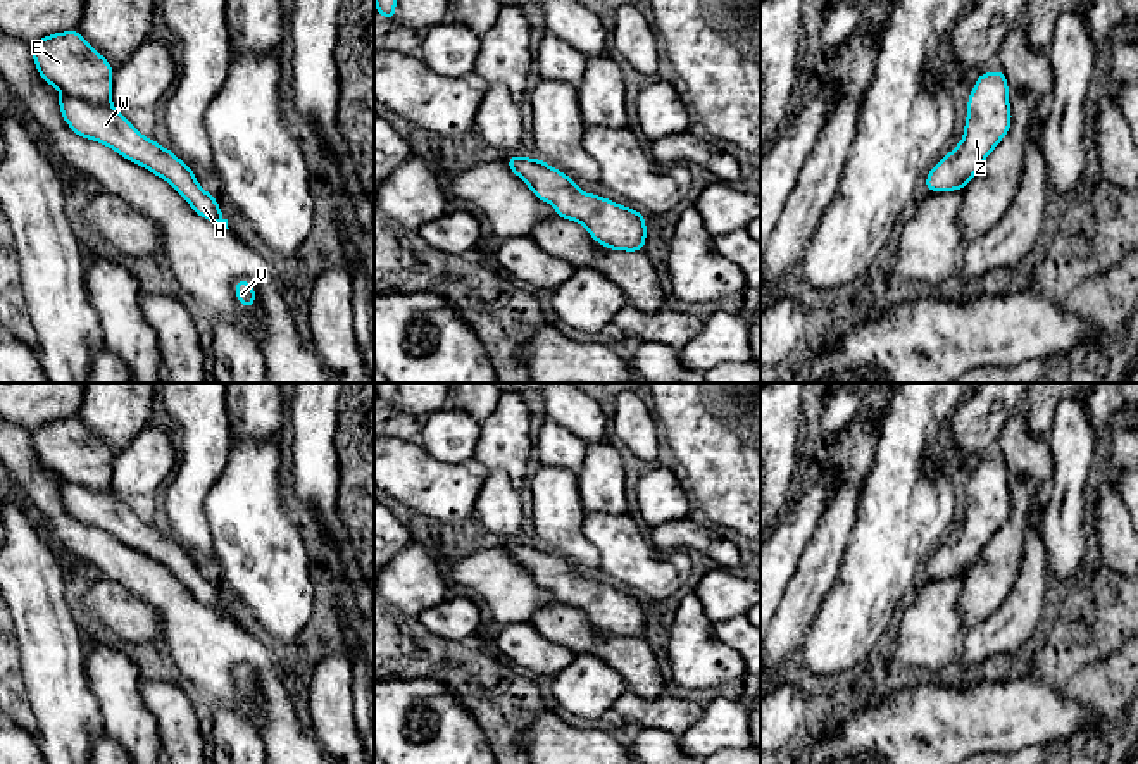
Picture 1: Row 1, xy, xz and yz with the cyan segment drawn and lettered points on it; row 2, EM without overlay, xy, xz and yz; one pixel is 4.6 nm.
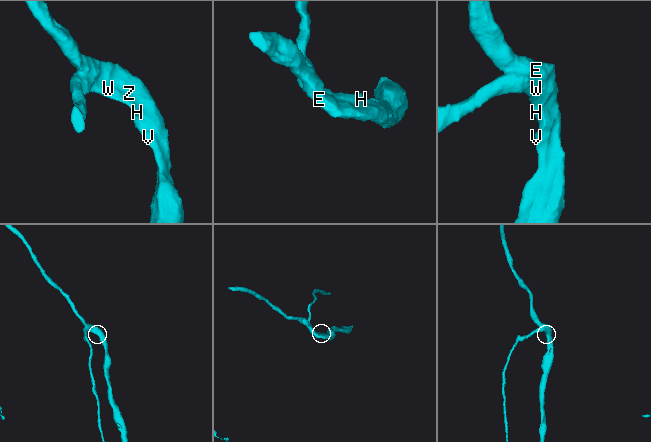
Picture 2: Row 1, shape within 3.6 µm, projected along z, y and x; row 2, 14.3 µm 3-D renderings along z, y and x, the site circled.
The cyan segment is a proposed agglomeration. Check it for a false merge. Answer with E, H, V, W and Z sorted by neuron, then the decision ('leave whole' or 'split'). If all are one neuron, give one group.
E H V W Z; leave whole

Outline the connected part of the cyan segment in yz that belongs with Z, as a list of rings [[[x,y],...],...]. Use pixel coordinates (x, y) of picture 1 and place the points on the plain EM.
[[[1005,459],[978,460],[967,485],[962,528],[926,560],[926,578],[966,576],[985,545],[1009,519],[1010,507]]]

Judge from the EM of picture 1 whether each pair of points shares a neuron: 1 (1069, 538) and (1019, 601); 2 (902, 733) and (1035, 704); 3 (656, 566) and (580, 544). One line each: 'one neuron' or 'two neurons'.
1: two neurons
2: one neuron
3: two neurons

